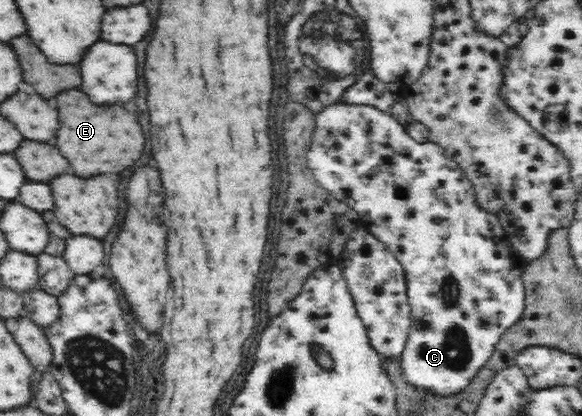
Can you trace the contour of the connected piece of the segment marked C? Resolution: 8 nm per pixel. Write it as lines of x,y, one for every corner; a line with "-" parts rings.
334,103
324,107
322,111
316,115
316,128
313,134
312,143
307,151
307,164
312,170
315,180
323,187
324,190
330,191
333,197
339,201
346,201
348,206
356,207
356,211
360,213
362,225
372,231
372,235
376,235
382,243
386,243
386,247
390,251
396,253
396,259
402,261
404,267
404,275
406,275
406,283
408,283
407,294
411,309
412,329
406,341
406,349
402,353
402,367
404,373
408,375
408,381
414,385
422,385
428,388
428,391
438,394
453,394
462,391
468,381
472,379
472,375
488,361
488,357
492,356
495,346
499,343
499,339
503,333
514,322
519,322
523,314
523,301
525,291
523,281
520,275
525,270
525,259
520,257
519,253
514,249
512,242
508,239
503,225
500,223
499,217
494,213
488,213
482,208
478,208
472,199
475,191
473,185
468,180
468,176
452,159
448,159
442,149
434,143
420,143
418,140
406,133
403,125
399,120
394,119
392,115
376,109
376,107
362,106
346,103

